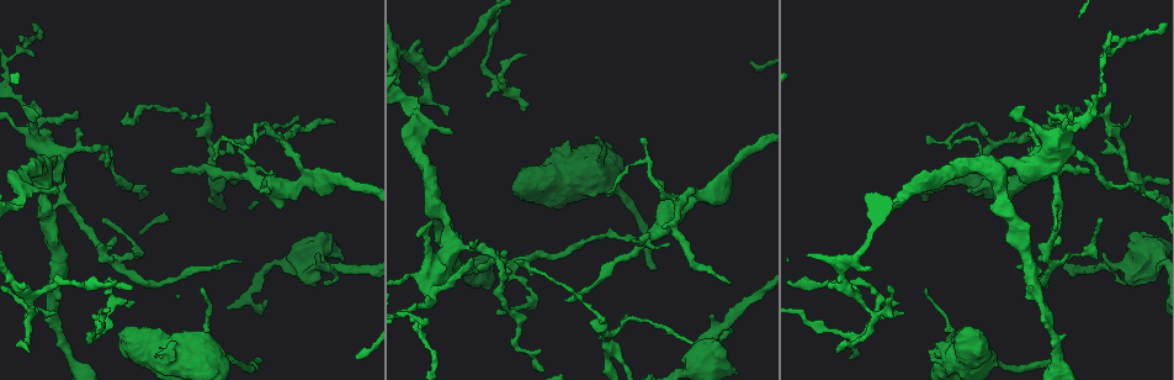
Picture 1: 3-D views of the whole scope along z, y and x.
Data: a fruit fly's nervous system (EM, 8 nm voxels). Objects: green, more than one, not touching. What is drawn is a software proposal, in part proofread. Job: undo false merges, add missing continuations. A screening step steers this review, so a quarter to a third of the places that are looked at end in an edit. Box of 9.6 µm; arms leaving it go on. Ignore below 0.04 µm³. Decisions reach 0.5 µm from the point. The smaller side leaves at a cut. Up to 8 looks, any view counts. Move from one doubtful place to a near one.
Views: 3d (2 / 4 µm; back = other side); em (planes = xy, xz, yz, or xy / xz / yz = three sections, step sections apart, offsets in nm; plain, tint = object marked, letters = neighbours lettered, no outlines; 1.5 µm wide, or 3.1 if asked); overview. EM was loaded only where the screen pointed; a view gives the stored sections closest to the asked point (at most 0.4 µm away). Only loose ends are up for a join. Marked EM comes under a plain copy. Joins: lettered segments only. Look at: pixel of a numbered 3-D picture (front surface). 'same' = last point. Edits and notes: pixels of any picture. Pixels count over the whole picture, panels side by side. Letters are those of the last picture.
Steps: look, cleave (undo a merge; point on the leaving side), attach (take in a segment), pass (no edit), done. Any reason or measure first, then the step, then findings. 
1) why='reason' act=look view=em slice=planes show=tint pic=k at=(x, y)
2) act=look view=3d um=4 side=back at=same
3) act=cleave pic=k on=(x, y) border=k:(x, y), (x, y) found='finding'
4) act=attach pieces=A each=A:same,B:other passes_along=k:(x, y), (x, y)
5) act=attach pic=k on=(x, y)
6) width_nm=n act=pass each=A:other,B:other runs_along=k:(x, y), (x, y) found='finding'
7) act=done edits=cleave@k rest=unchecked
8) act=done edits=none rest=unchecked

why='free end' act=look view=3d um=2 pic=1 at=(610, 193)

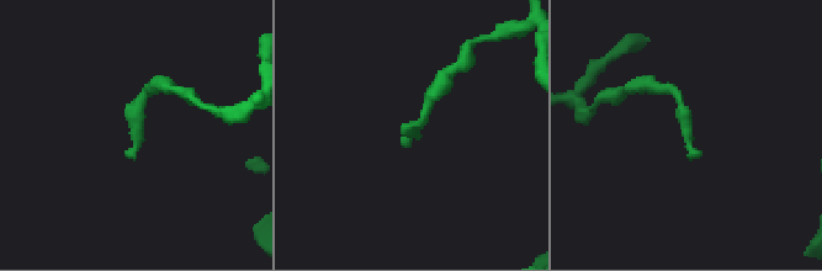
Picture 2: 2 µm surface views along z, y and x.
why='need the tissue' act=look view=em slice=xz step=4 show=tint pic=2 at=(128, 157)

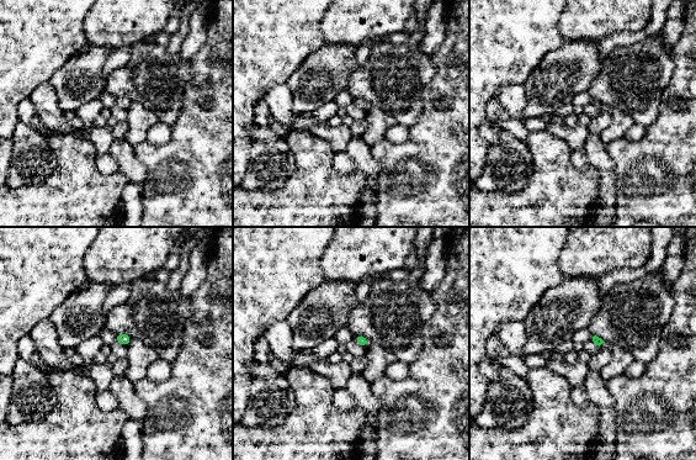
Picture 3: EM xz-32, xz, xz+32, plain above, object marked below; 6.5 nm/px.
act=look view=em slice=planes show=letters at=same

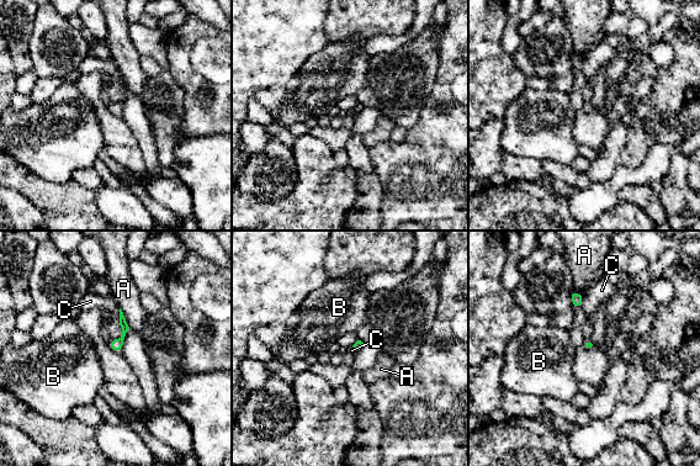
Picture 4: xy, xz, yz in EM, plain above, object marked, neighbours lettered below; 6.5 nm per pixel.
longest_contact=C:220nm act=pass each=A:other,B:other,C:other border=4:(120, 308), (121, 334), (111, 340) found='no lettered segment goes on from it'

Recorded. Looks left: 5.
why='branch stops here' act=look view=3d um=2 pic=1 at=(567, 301)

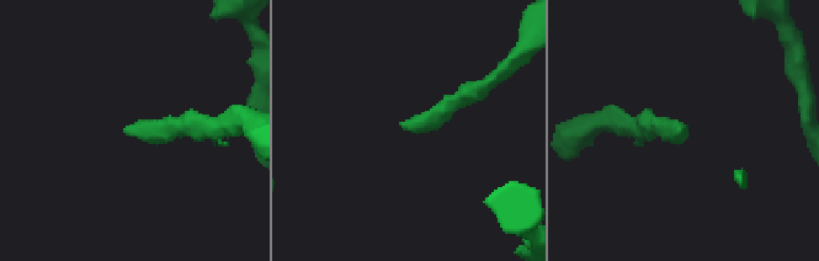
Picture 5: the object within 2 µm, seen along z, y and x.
act=look view=em slice=planes show=letters pic=5 at=(402, 126)

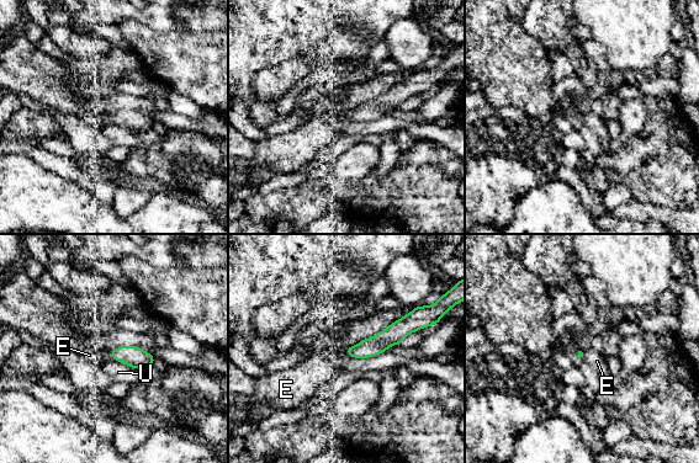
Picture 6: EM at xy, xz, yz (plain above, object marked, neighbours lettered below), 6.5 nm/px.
act=attach pieces=E each=E:same,U:other found='the neuron continues'

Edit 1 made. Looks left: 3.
act=look view=3d um=2 pic=1 at=(336, 123)

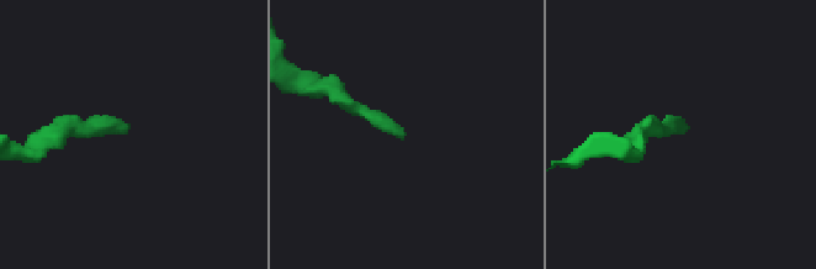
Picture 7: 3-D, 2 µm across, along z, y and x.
act=look view=em slice=planes show=tint pic=7 at=(401, 139)

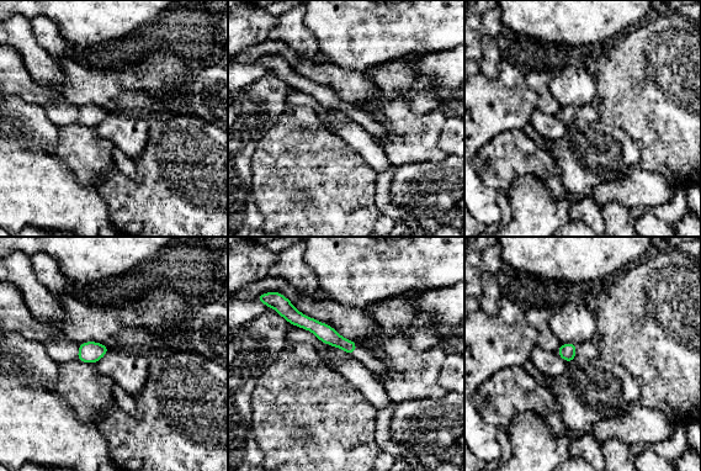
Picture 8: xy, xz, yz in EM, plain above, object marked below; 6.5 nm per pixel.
why='what lies round it' act=look view=em slice=planes show=letters at=same

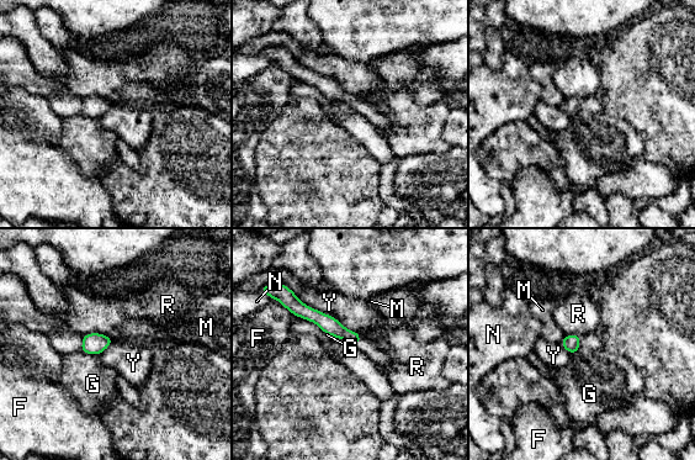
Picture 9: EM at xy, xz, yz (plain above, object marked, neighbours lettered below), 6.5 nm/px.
act=pass each=F:other,G:other,M:other,N:other,R:other,Y:other runs_along=9:(292, 308), (313, 315), (356, 338) found='none of them fits'

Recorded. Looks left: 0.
act=done edits=attach@6 rest=unchecked

